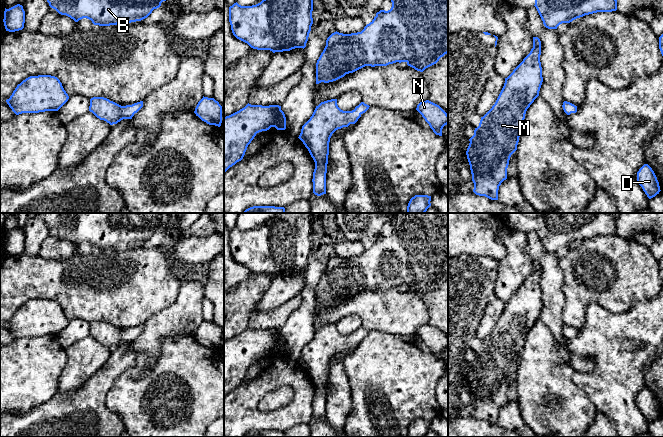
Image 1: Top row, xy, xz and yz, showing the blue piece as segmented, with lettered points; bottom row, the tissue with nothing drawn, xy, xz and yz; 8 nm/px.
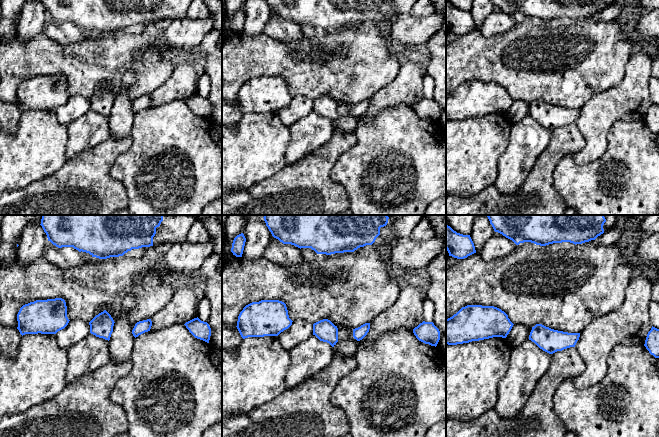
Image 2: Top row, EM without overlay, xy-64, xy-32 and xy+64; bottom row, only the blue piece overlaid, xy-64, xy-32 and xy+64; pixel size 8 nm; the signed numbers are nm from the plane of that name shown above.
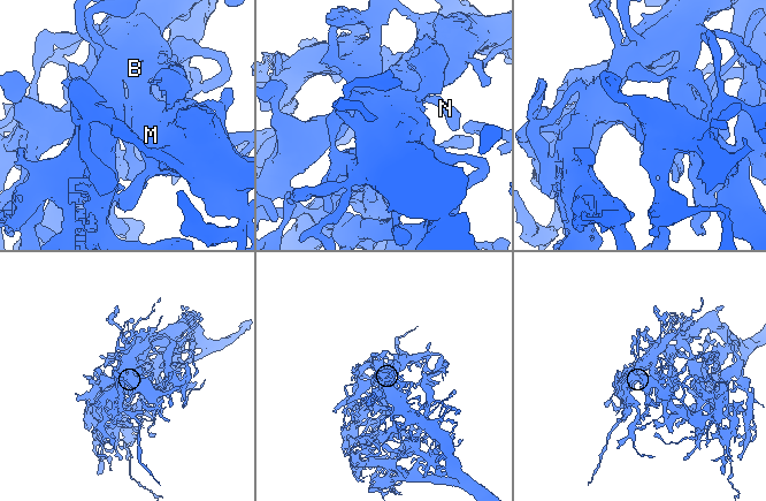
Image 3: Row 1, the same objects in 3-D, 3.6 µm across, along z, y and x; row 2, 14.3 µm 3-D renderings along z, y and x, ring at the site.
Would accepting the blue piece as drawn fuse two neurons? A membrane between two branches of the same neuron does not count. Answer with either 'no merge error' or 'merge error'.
no merge error

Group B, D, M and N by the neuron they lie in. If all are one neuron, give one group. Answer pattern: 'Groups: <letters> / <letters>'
Groups: B D M N

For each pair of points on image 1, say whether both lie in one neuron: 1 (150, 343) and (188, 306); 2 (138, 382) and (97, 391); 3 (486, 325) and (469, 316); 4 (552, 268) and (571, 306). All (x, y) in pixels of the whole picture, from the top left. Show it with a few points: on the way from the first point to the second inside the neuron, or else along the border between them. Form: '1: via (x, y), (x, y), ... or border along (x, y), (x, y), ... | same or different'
1: via (159, 334), (179, 315) | same
2: border along (125, 370), (108, 391), (106, 406), (111, 411) | different
3: border along (490, 300), (480, 318), (475, 334) | different
4: border along (558, 264), (562, 273), (563, 310) | different

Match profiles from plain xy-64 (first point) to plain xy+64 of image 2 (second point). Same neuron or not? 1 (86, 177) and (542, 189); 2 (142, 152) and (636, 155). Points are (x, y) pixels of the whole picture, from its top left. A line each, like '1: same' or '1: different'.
1: same
2: same

